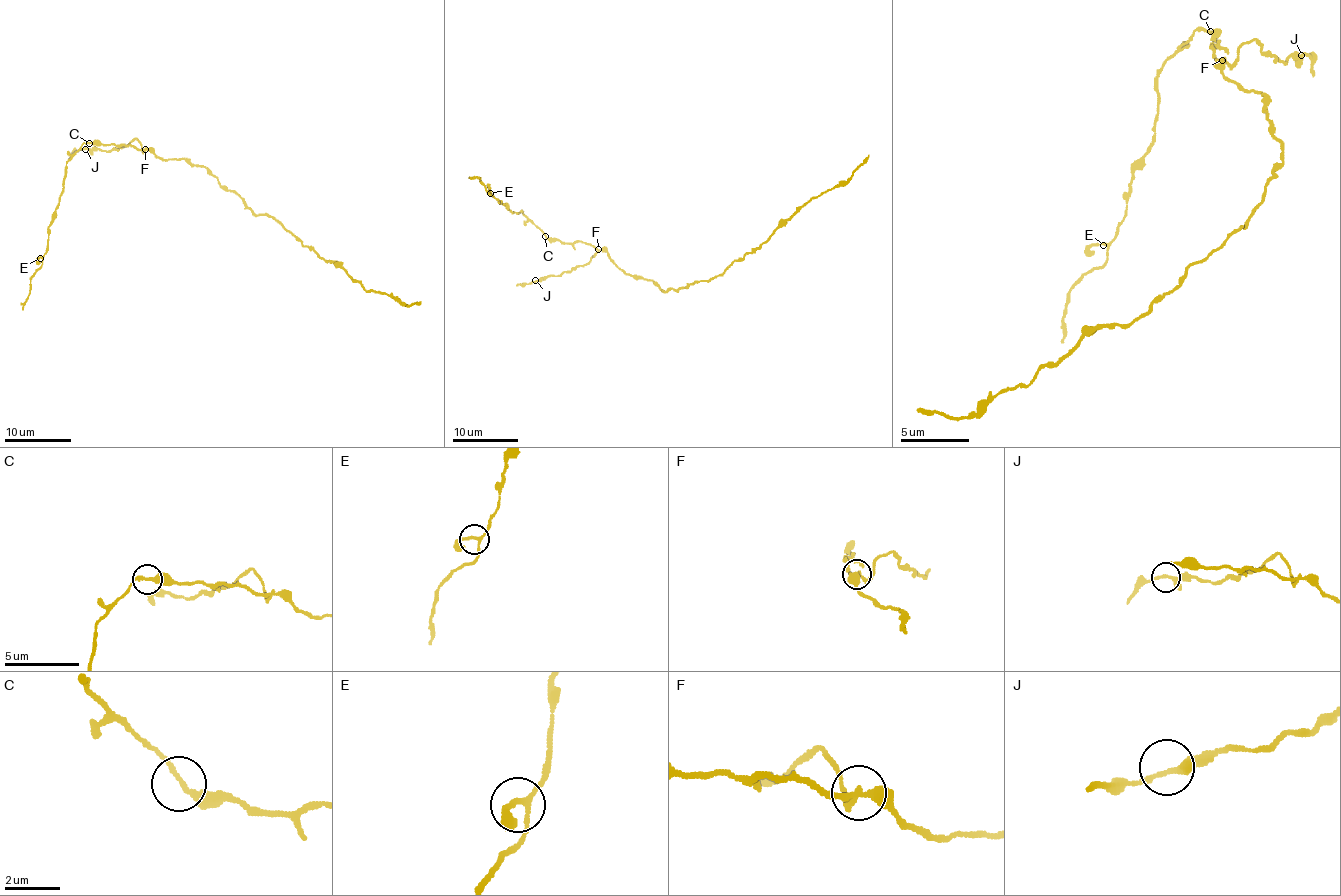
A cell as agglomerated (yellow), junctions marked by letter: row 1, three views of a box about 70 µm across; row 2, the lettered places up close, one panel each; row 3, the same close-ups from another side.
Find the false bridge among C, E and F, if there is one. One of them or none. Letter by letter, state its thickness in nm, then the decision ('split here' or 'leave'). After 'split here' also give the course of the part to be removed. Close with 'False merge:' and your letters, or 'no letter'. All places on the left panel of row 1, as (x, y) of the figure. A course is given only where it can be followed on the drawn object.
C: 240 nm | leave
E: 150 nm | leave
F: 240 nm | split here | (145, 148), (142, 149), (135, 140), (108, 151), (81, 149), (68, 161)
False merge: F

